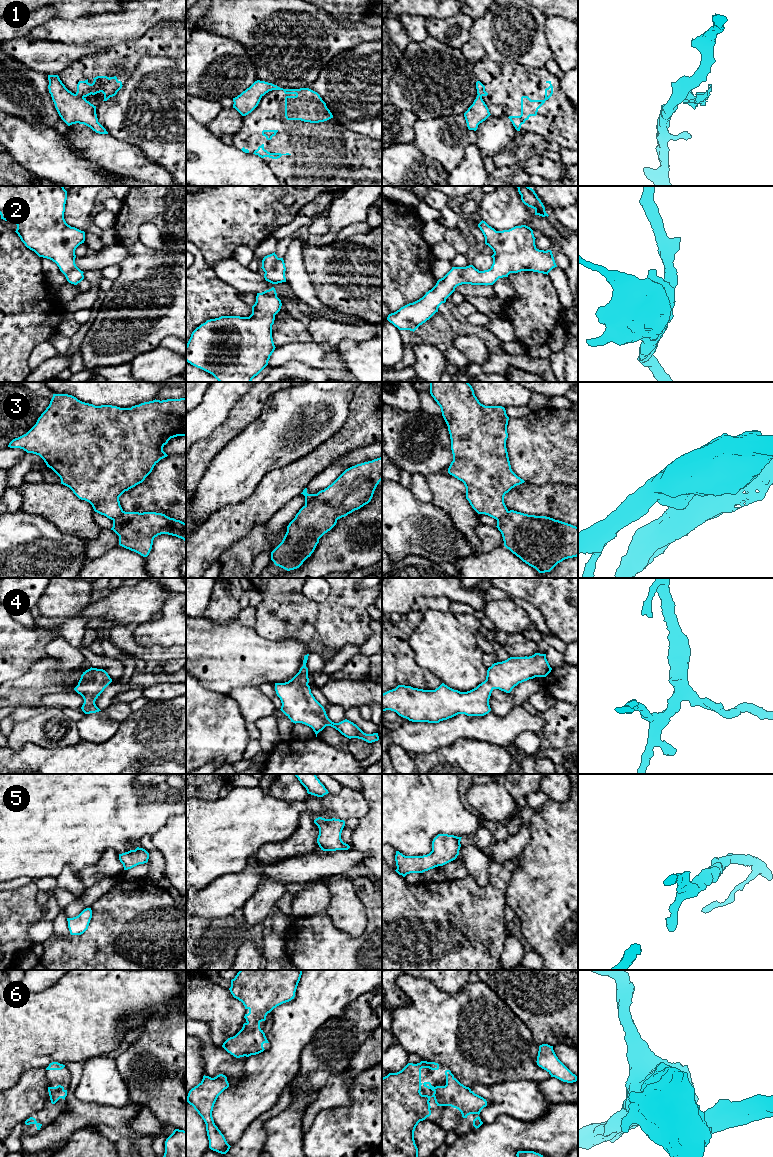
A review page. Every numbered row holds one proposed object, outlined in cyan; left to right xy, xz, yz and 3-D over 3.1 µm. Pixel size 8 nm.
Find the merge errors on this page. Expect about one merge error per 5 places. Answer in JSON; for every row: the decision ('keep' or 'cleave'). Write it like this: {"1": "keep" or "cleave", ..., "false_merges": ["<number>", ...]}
{"1": "cleave", "2": "keep", "3": "cleave", "4": "keep", "5": "keep", "6": "keep", "false_merges": ["1", "3"]}

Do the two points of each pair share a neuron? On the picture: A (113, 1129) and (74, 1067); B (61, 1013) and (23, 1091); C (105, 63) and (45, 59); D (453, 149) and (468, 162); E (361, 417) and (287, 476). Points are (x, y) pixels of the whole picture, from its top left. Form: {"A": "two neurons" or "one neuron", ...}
{"A": "one neuron", "B": "two neurons", "C": "two neurons", "D": "two neurons", "E": "one neuron"}

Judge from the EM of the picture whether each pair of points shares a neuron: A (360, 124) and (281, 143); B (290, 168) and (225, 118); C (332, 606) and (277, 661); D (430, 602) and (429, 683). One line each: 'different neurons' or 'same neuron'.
A: different neurons
B: different neurons
C: different neurons
D: same neuron

